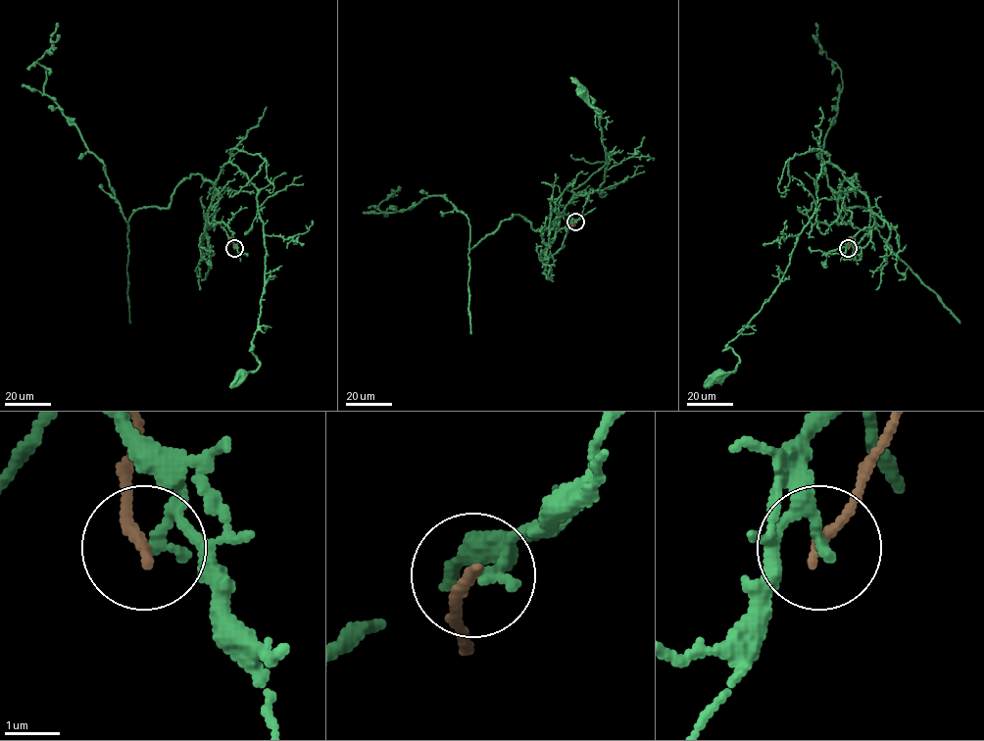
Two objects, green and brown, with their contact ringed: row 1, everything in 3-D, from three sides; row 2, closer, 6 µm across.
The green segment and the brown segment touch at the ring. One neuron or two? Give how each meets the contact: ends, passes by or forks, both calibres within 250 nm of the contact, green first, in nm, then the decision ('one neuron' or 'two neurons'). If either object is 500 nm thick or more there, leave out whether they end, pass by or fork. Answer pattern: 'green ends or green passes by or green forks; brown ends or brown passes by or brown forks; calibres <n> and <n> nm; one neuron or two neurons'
green passes by; brown ends; calibres 160 and 220 nm; two neurons

